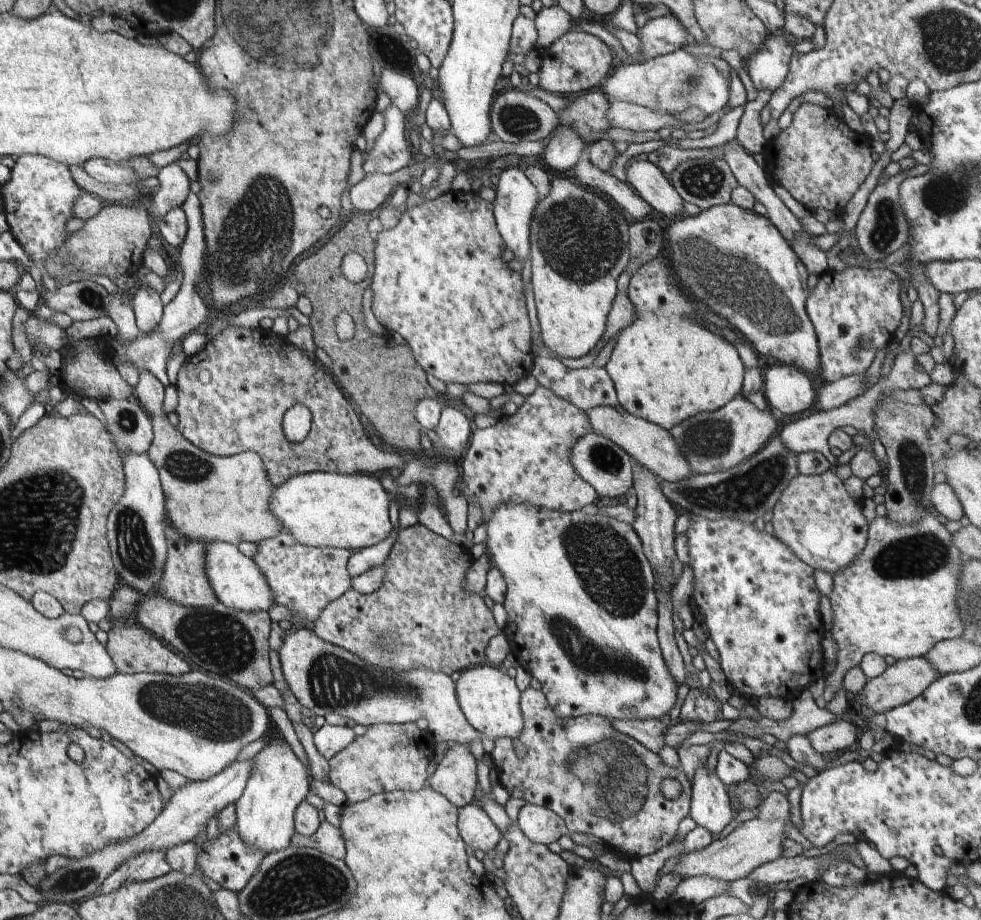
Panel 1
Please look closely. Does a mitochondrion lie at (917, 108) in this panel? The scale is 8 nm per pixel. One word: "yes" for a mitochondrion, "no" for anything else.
no

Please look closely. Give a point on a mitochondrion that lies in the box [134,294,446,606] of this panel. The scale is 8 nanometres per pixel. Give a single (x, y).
(184, 466)

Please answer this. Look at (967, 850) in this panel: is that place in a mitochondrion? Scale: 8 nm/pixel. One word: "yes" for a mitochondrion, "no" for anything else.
no

